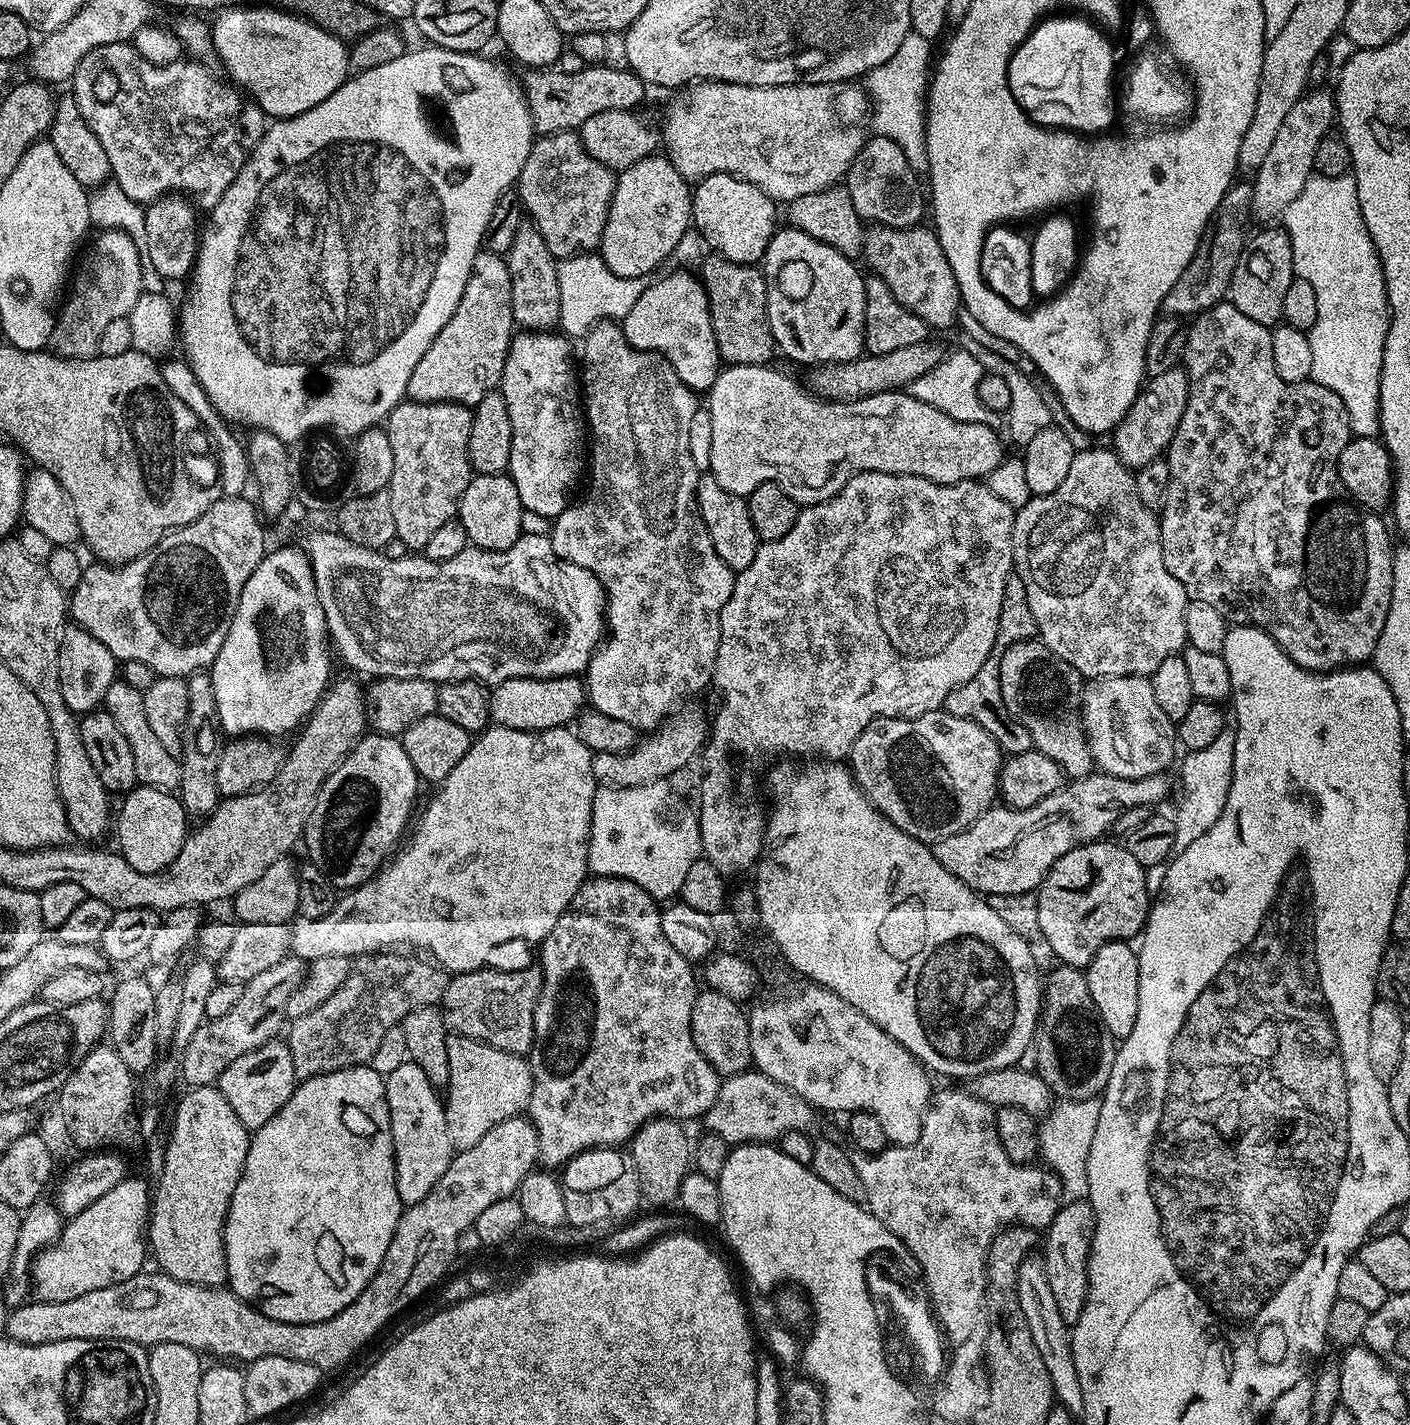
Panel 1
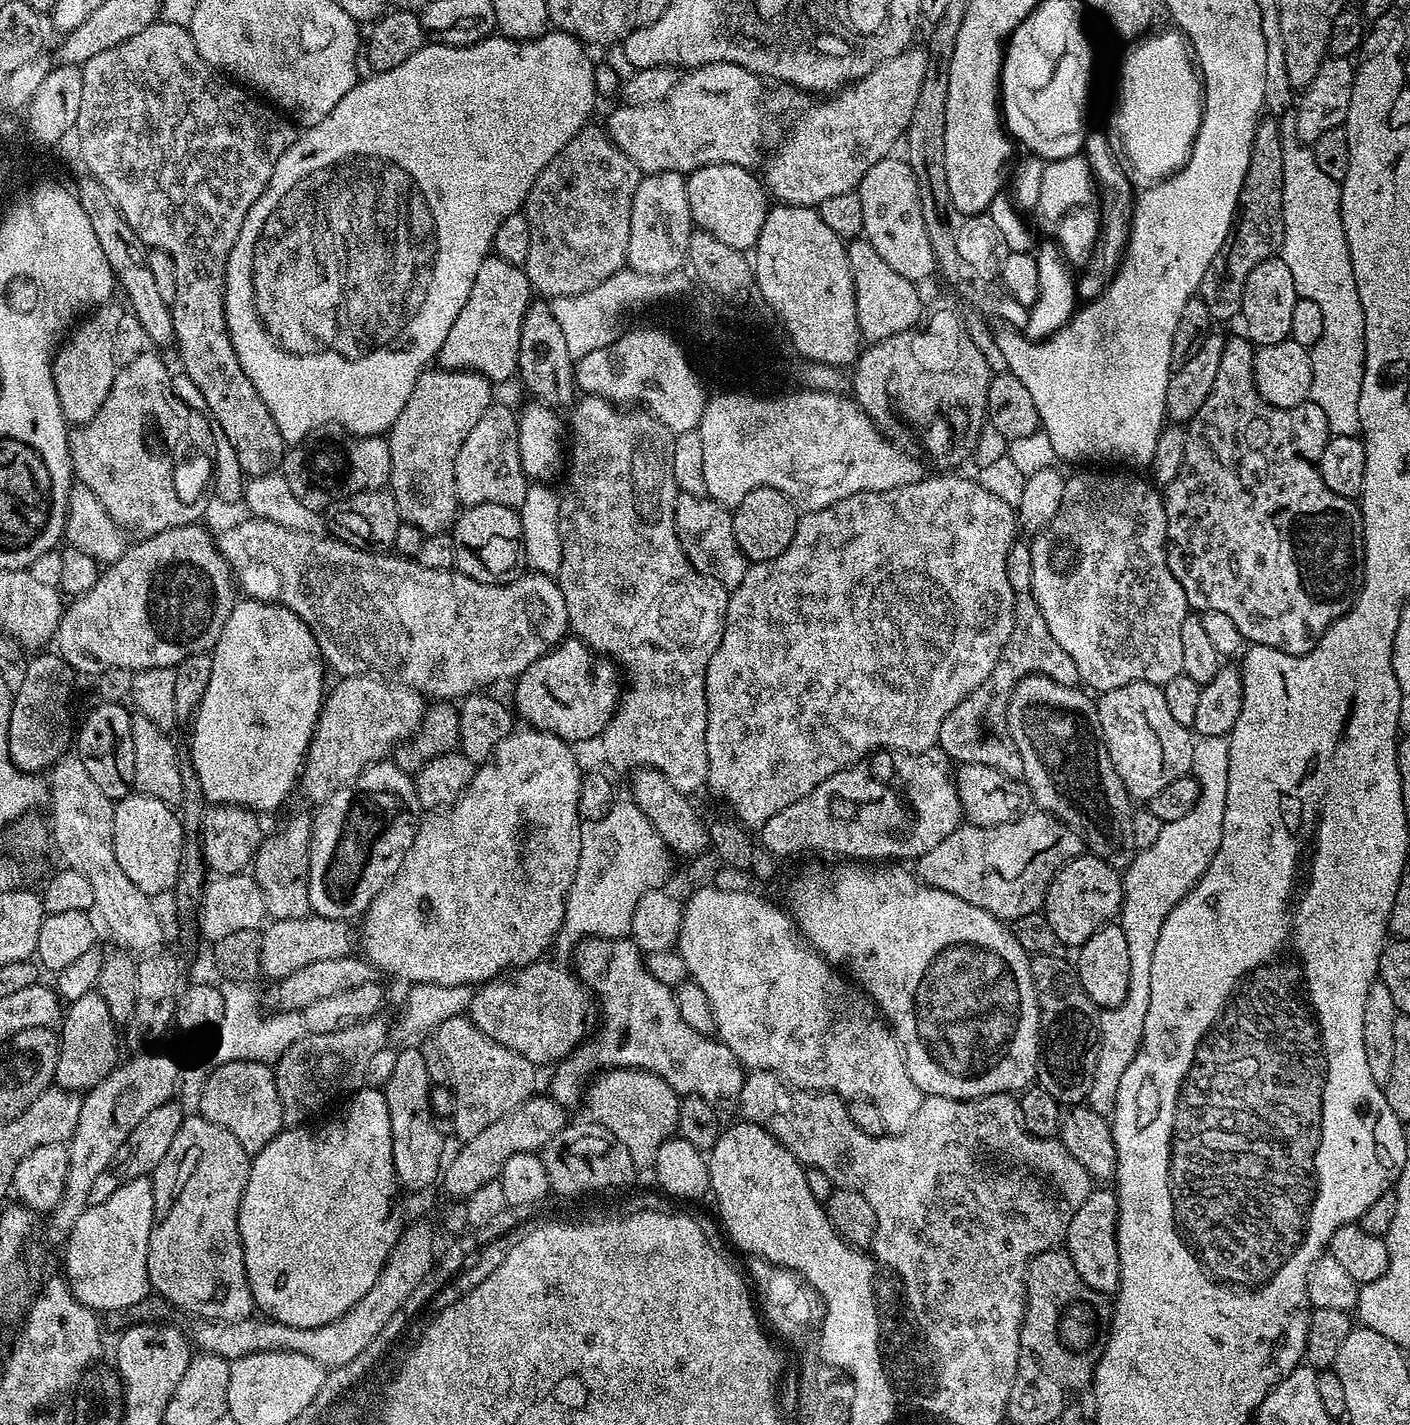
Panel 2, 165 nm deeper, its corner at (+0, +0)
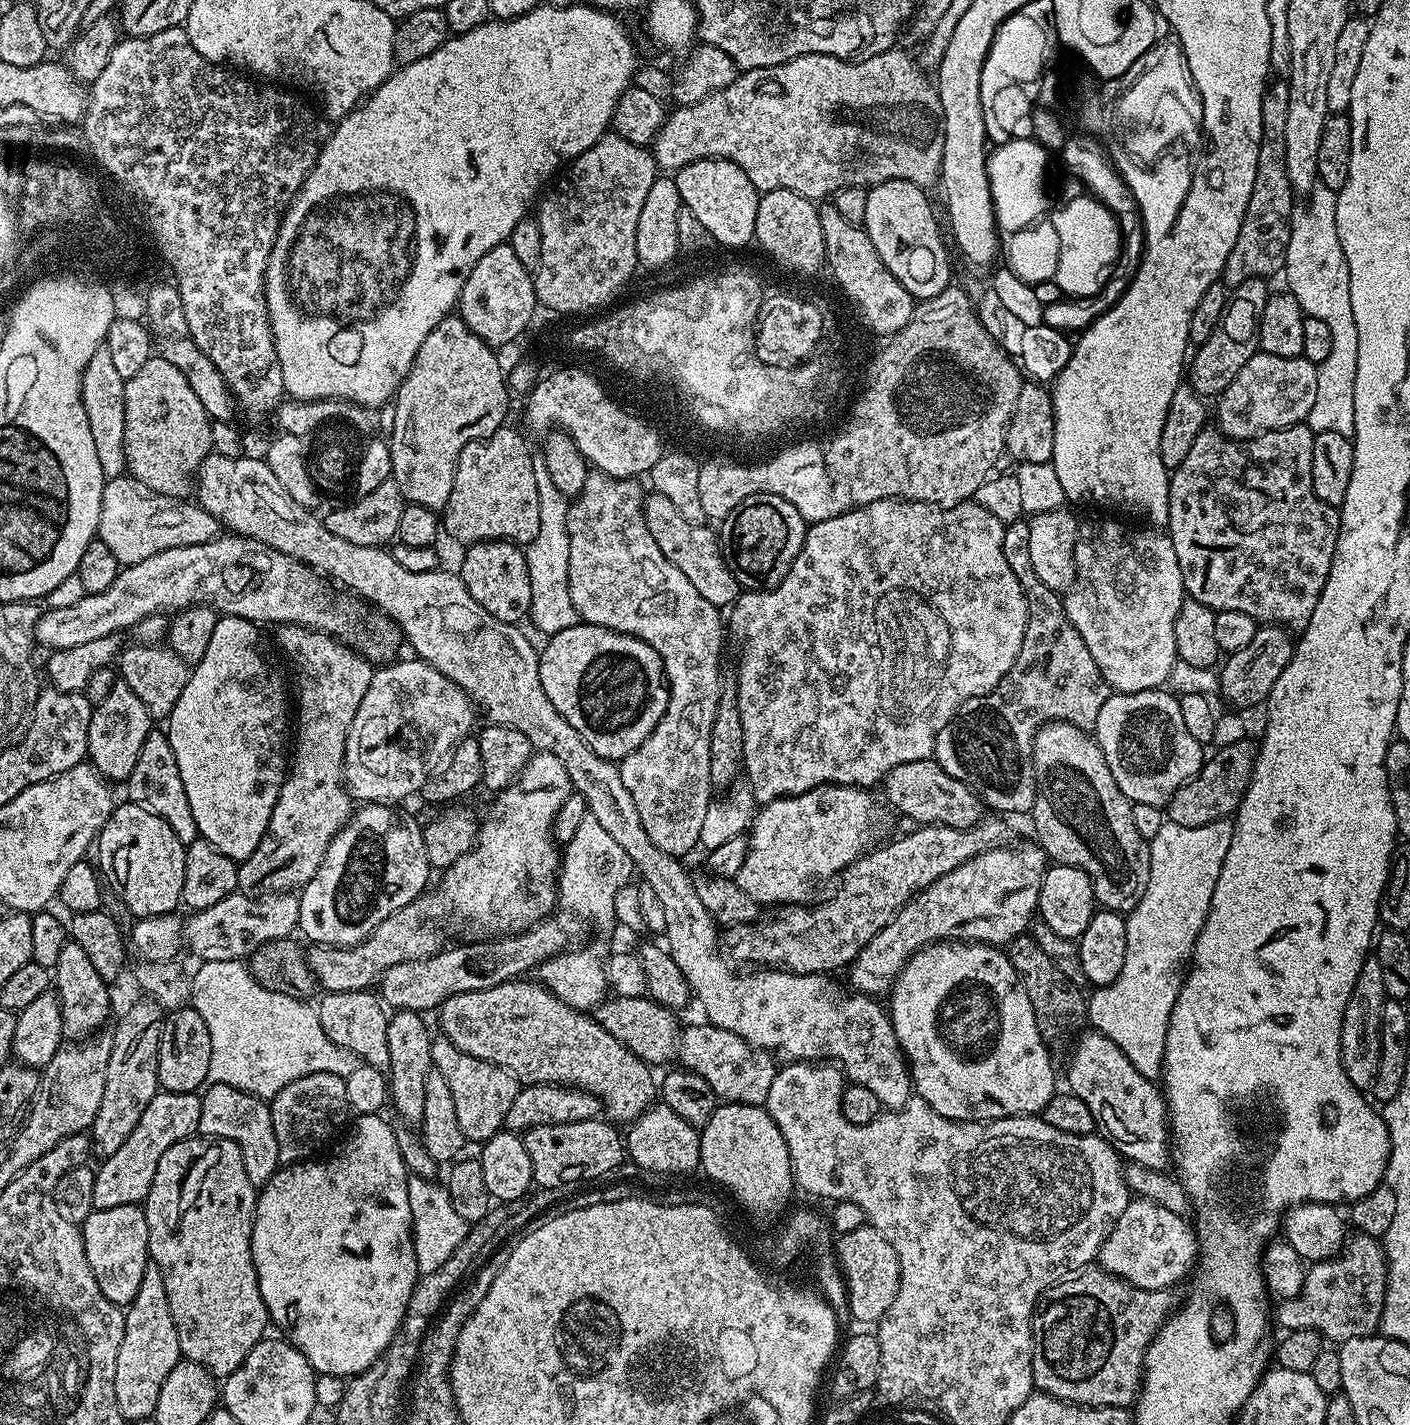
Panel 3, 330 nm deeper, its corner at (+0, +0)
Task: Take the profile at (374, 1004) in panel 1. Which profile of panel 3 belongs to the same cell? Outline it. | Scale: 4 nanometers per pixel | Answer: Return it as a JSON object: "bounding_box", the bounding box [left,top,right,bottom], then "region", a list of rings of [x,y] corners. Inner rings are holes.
{"bounding_box":[270,1074,350,1166],"region":[[[306,1074],[302,1078],[294,1078],[294,1082],[290,1082],[290,1086],[282,1086],[282,1090],[278,1090],[278,1094],[272,1097],[270,1101],[270,1107],[272,1109],[272,1121],[274,1122],[274,1138],[278,1138],[278,1158],[281,1165],[287,1166],[290,1164],[298,1164],[301,1162],[307,1162],[317,1155],[316,1151],[331,1138],[336,1132],[336,1127],[344,1120],[344,1115],[349,1115],[350,1109],[348,1106],[348,1099],[346,1098],[346,1082],[344,1077],[338,1074]]]}

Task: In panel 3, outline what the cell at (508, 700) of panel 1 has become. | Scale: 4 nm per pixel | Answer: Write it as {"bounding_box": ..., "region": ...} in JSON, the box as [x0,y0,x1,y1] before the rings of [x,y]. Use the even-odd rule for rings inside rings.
{"bounding_box":[539,622,668,760],"region":[[[578,622],[570,630],[547,637],[545,648],[539,649],[540,677],[546,698],[554,702],[554,710],[582,734],[582,742],[607,760],[624,760],[650,738],[654,726],[668,709],[668,682],[664,678],[662,658],[646,642],[602,626]]]}

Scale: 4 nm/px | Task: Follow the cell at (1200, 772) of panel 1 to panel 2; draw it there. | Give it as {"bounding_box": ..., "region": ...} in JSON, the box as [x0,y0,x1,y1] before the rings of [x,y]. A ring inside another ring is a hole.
{"bounding_box":[1087,736,1230,1117],"region":[[[1201,736],[1192,746],[1191,776],[1200,784],[1198,802],[1190,814],[1162,826],[1154,846],[1139,849],[1123,873],[1124,907],[1118,923],[1130,946],[1130,987],[1118,1006],[1106,1008],[1100,1014],[1100,1053],[1094,1082],[1090,1086],[1087,1107],[1099,1116],[1111,1117],[1118,1098],[1118,1086],[1126,1074],[1126,1066],[1138,1054],[1146,1026],[1146,1010],[1150,1010],[1150,968],[1154,963],[1154,948],[1166,918],[1174,906],[1202,878],[1222,842],[1222,822],[1226,818],[1226,786],[1230,782],[1230,746],[1228,736]]]}

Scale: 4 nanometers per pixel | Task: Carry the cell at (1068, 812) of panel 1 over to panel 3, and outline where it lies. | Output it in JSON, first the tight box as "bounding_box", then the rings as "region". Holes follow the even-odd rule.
{"bounding_box":[851,842,1050,998],"region":[[[1035,842],[1024,844],[1021,848],[1008,847],[991,848],[962,862],[962,866],[950,870],[950,874],[942,874],[942,878],[917,892],[908,903],[902,905],[900,913],[881,932],[874,934],[874,938],[866,942],[864,949],[852,961],[851,987],[857,993],[873,998],[880,998],[883,992],[884,995],[891,993],[896,977],[906,966],[908,959],[919,948],[925,948],[933,942],[979,942],[1004,946],[1021,935],[1037,915],[1040,906],[1040,883],[1050,867],[1050,861]]]}

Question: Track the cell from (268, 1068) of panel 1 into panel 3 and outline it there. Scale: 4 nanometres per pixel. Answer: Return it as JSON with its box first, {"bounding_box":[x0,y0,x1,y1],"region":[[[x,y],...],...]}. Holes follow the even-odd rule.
{"bounding_box":[198,1084,281,1190],"region":[[[208,1084],[200,1096],[202,1118],[198,1129],[201,1136],[221,1136],[242,1150],[242,1162],[246,1166],[246,1174],[250,1174],[250,1182],[258,1190],[281,1167],[278,1158],[278,1138],[274,1138],[274,1122],[272,1109],[258,1096],[238,1090],[225,1084]]]}

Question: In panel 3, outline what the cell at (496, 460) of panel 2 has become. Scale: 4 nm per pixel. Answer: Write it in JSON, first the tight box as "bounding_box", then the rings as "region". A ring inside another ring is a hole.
{"bounding_box":[442,426,540,546],"region":[[[501,426],[494,434],[470,442],[460,452],[458,466],[454,474],[454,486],[450,490],[450,498],[448,499],[447,506],[442,510],[442,528],[447,535],[449,532],[458,543],[464,544],[463,546],[480,544],[484,540],[510,540],[517,546],[526,546],[532,541],[534,534],[538,534],[540,523],[538,522],[538,482],[534,482],[534,462],[532,461],[534,452],[533,449],[528,449],[527,442],[514,429],[508,427]]]}

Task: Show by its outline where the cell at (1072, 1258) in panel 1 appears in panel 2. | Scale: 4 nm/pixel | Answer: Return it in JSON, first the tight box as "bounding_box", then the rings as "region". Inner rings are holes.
{"bounding_box":[1066,1186,1120,1294],"region":[[[1108,1186],[1097,1187],[1078,1208],[1078,1214],[1074,1214],[1066,1241],[1066,1251],[1074,1262],[1074,1270],[1078,1270],[1078,1278],[1082,1278],[1082,1282],[1090,1286],[1090,1290],[1105,1294],[1115,1293],[1120,1287],[1120,1259],[1116,1241],[1117,1214],[1115,1191]]]}

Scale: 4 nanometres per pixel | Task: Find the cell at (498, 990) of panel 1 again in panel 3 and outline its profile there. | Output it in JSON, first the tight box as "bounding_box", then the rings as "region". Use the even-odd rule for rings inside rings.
{"bounding_box":[594,995,678,1066],"region":[[[647,995],[638,998],[626,998],[625,996],[605,998],[594,1009],[596,1023],[601,1024],[611,1036],[618,1038],[618,1042],[622,1042],[622,1046],[626,1046],[638,1059],[643,1060],[649,1066],[664,1064],[672,1055],[672,1059],[677,1055],[676,1018],[678,1016],[675,1011],[664,1008]]]}

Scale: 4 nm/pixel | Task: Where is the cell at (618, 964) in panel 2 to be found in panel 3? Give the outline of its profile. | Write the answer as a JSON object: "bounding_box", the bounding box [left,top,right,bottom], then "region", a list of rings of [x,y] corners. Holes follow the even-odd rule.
{"bounding_box":[678,1022,778,1106],"region":[[[707,1022],[692,1024],[679,1033],[678,1052],[679,1063],[689,1072],[702,1074],[717,1098],[730,1104],[763,1106],[778,1071],[778,1060],[773,1053],[754,1048],[738,1038],[738,1034],[730,1034],[730,1030],[722,1030]]]}

